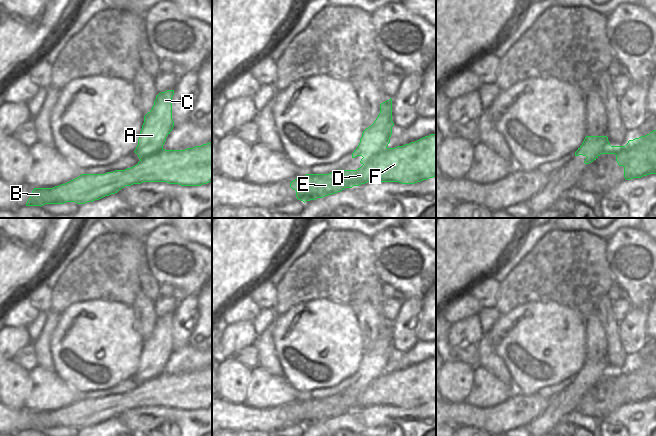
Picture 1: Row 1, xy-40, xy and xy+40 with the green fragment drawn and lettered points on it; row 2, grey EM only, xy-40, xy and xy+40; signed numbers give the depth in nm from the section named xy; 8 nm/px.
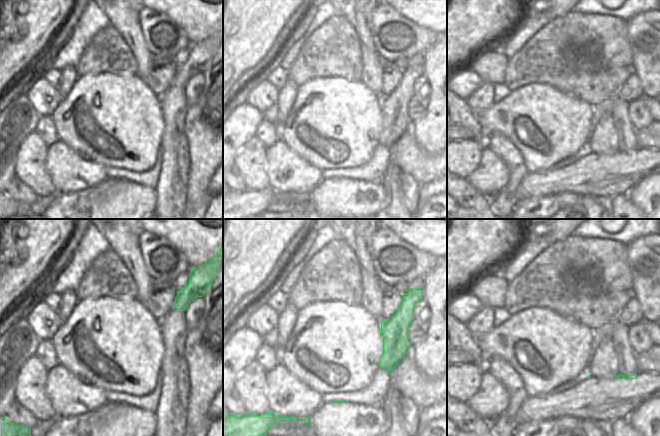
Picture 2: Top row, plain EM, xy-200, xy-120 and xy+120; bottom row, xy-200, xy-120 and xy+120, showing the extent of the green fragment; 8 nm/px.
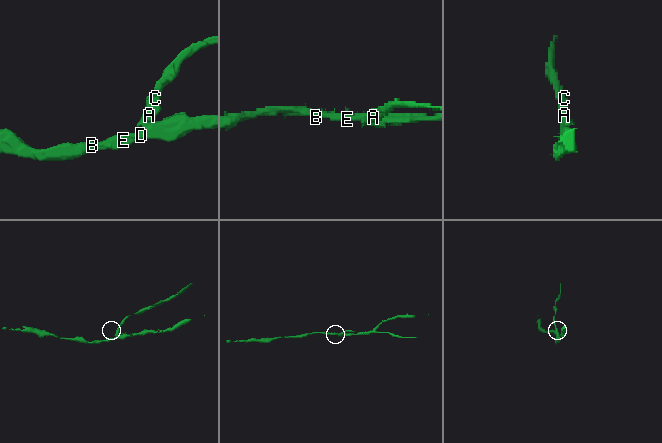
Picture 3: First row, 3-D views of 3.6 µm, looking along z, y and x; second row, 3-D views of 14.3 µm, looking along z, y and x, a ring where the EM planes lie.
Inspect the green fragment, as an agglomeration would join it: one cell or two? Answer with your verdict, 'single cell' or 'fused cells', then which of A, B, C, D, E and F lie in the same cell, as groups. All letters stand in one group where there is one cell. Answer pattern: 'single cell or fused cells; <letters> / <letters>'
fused cells; A C / B D E F

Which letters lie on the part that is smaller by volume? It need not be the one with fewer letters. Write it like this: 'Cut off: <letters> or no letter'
Cut off: A, C

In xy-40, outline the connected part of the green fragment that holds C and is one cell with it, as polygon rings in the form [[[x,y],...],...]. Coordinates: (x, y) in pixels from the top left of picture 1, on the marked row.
[[[174,90],[156,96],[152,109],[144,116],[135,153],[143,160],[163,148],[166,137],[174,127],[172,119],[172,97]]]

